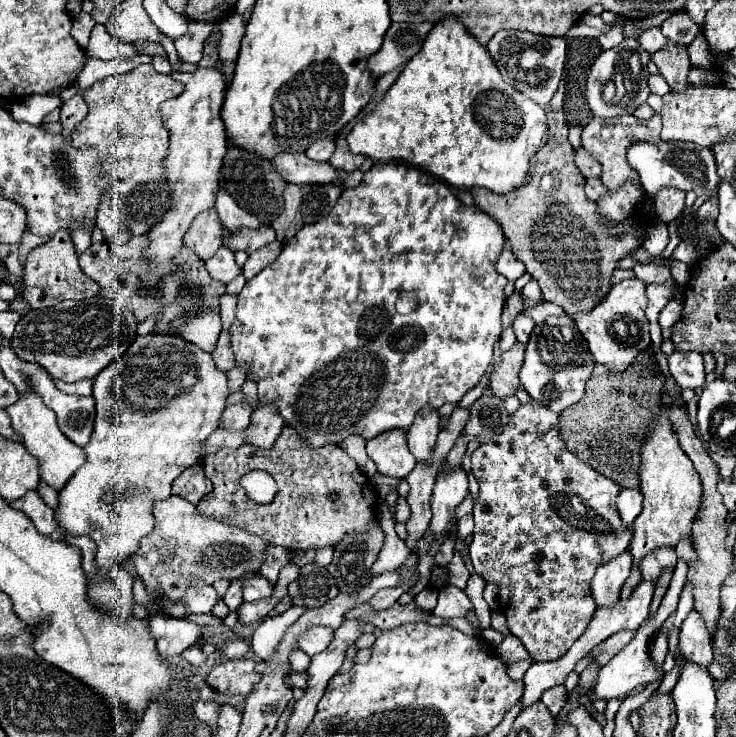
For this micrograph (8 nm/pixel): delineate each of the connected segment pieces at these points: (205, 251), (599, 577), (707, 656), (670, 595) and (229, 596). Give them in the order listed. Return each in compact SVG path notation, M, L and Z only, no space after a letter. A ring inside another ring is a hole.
M207 210L195 216L183 242L203 260L209 260L223 246L223 226L221 222L217 224L217 212Z
M629 550L621 552L617 558L597 568L595 576L591 578L591 596L597 608L613 606L619 600L619 590L625 578L629 576L629 570L631 570Z
M691 610L681 626L679 650L685 656L685 660L699 664L703 670L707 670L707 666L713 662L711 638L697 610Z
M679 562L677 568L675 568L675 572L673 572L673 578L671 578L671 582L669 582L669 588L667 588L667 592L665 592L665 596L663 596L663 602L661 602L659 610L635 632L635 638L633 638L621 652L617 652L617 656L613 656L613 660L609 660L605 666L599 668L597 686L595 686L593 692L589 694L591 700L597 700L597 698L601 698L601 700L613 700L613 698L623 700L633 688L645 686L645 684L657 680L655 662L653 662L651 652L649 652L649 638L661 628L665 618L677 608L681 590L683 590L683 586L685 586L685 576L687 576L687 564Z
M243 578L231 580L229 590L223 596L223 602L229 606L229 610L237 610L241 606L241 602L243 602L243 590L241 590L241 586L243 586Z

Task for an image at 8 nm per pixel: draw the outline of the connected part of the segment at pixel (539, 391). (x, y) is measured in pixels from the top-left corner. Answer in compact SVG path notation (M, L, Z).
M551 316L533 328L531 340L525 348L525 364L521 368L521 384L529 396L551 408L553 412L563 412L573 406L585 394L585 384L593 372L595 360L585 344L585 338L573 324L571 316Z

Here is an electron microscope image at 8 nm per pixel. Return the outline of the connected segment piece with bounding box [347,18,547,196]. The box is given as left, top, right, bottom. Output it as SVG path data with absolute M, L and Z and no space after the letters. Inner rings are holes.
M445 18L435 24L419 54L405 64L401 76L387 90L381 104L357 122L347 136L353 154L363 154L377 162L403 162L423 168L461 192L487 188L499 196L525 184L529 160L539 152L545 140L545 110L501 78L487 48L477 44L457 18Z

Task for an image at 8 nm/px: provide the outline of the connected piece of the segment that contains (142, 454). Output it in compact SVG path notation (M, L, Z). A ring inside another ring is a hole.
M171 334L137 336L127 348L125 356L119 356L95 378L93 398L97 416L91 442L85 446L87 462L59 492L59 508L55 510L55 518L63 532L73 536L87 534L95 540L97 566L103 576L107 576L115 562L129 560L137 550L139 540L153 530L153 504L169 498L171 482L199 460L205 440L219 426L227 396L227 374L215 368L211 354ZM109 490L119 490L123 500L117 504L105 504L101 498Z

